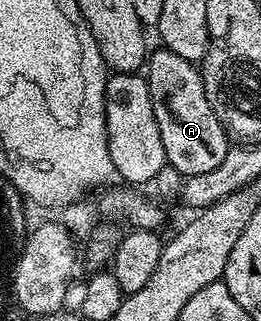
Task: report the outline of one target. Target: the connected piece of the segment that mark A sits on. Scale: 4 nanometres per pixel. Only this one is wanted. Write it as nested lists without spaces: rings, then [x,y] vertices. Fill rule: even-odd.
[[[166,49],[152,50],[145,64],[145,78],[149,85],[149,97],[153,101],[153,113],[157,117],[157,129],[161,129],[161,145],[165,145],[168,164],[180,171],[180,176],[209,173],[225,161],[229,146],[227,130],[221,125],[209,97],[205,97],[205,85],[200,68],[185,57]]]

